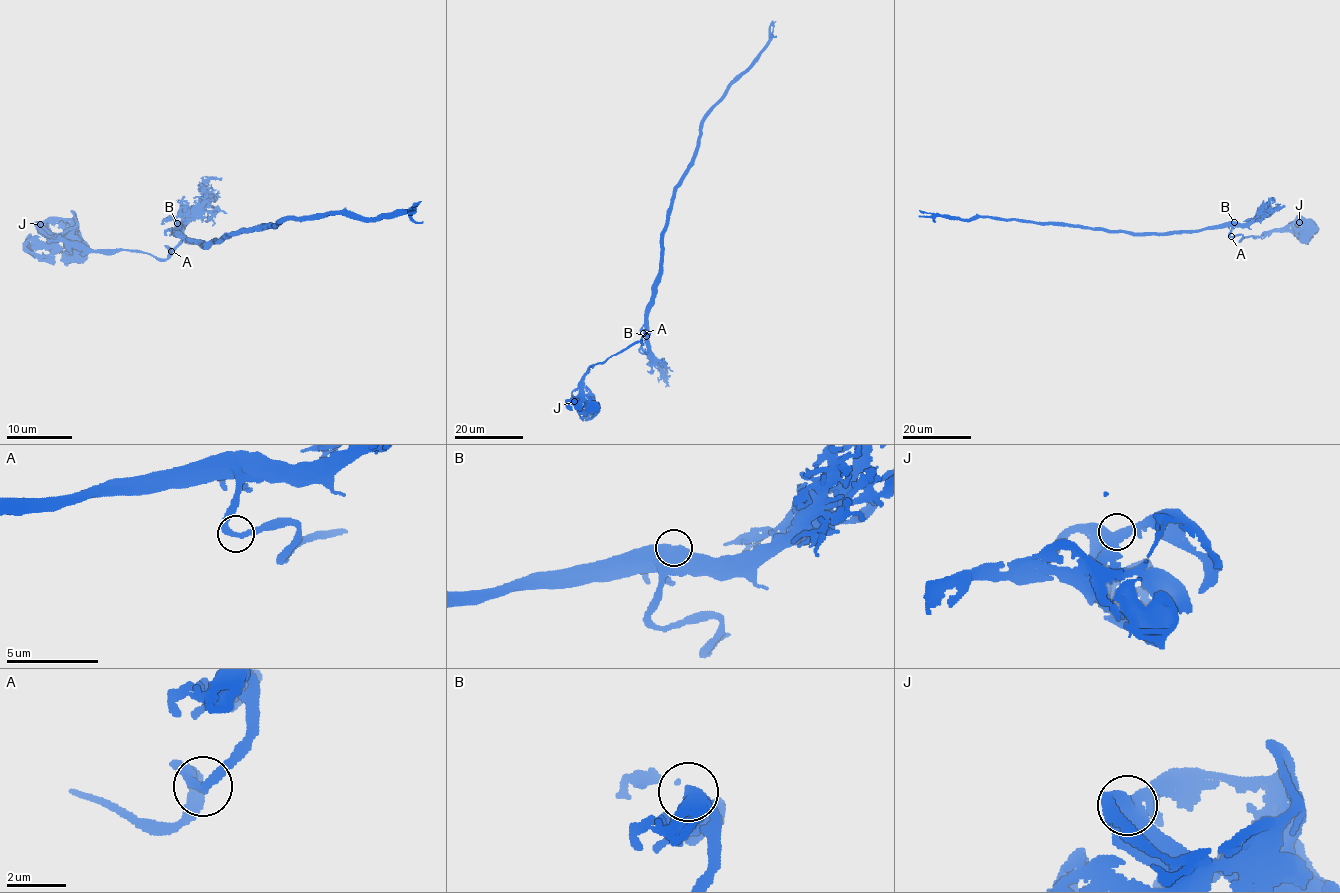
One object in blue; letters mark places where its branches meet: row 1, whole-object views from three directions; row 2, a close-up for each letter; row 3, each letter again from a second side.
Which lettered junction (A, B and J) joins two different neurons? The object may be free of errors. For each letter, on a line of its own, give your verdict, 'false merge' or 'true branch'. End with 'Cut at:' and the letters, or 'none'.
A: true branch
B: true branch
J: true branch
Cut at: none

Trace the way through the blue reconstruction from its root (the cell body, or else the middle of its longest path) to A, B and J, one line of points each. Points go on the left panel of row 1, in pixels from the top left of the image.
A: (73, 250), (69, 242), (56, 236), (95, 250), (138, 250), (159, 258), (167, 257), (168, 247), (172, 250)
B: (73, 250), (56, 236), (95, 250), (138, 250), (165, 258), (168, 247), (172, 250), (181, 239), (177, 223)
J: (73, 250), (40, 224)

